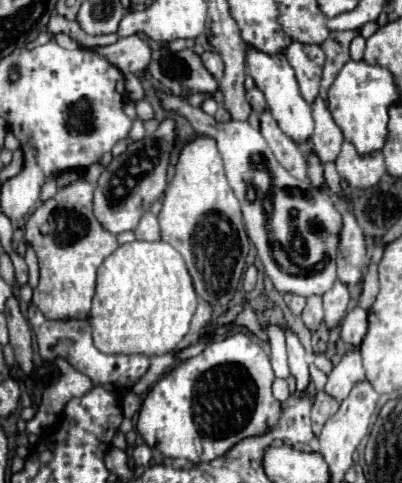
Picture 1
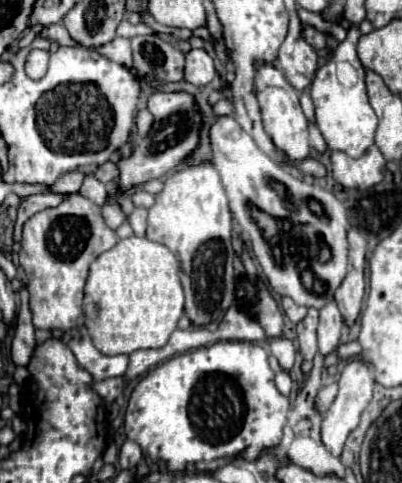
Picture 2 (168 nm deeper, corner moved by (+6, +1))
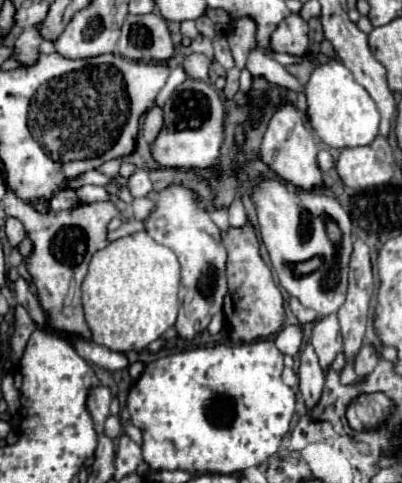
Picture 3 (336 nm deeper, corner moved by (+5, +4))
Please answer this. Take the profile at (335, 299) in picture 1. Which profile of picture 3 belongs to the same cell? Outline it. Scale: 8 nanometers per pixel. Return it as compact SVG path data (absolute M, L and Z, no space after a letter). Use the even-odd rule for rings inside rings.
M337 314L319 318L315 322L313 334L311 334L311 344L315 348L315 354L319 356L319 364L321 364L323 372L327 372L331 362L335 360L335 356L341 352L341 332L339 332Z

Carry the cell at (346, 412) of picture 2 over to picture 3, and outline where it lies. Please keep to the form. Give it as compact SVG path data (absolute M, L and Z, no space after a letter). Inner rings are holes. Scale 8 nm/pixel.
M365 344L365 346L359 350L359 354L357 354L357 358L355 358L355 364L353 364L357 376L359 376L359 378L369 376L369 374L373 372L373 368L377 366L377 362L379 362L379 352L377 352L377 348L375 348L373 344Z

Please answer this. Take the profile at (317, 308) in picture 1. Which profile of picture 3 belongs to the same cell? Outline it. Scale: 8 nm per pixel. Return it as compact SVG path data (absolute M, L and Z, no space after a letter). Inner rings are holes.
M307 342L301 350L301 362L299 362L299 388L301 388L301 396L305 400L307 410L317 406L323 384L325 384L325 374L319 366L315 350Z

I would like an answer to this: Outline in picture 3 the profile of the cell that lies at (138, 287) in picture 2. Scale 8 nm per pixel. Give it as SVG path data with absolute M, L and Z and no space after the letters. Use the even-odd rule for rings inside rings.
M135 232L131 236L109 242L103 250L95 252L89 262L89 272L81 284L81 300L85 308L85 320L93 332L93 342L107 346L113 352L141 352L177 320L179 310L179 262L177 256L157 244L147 232Z

